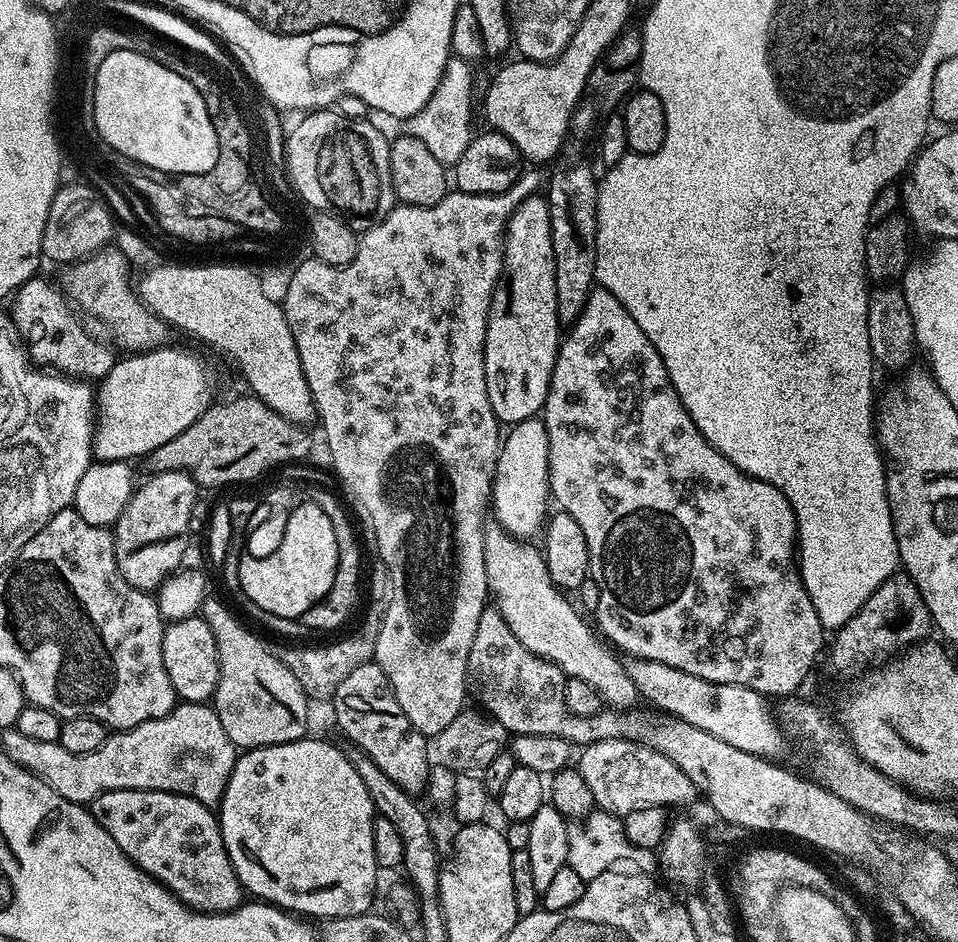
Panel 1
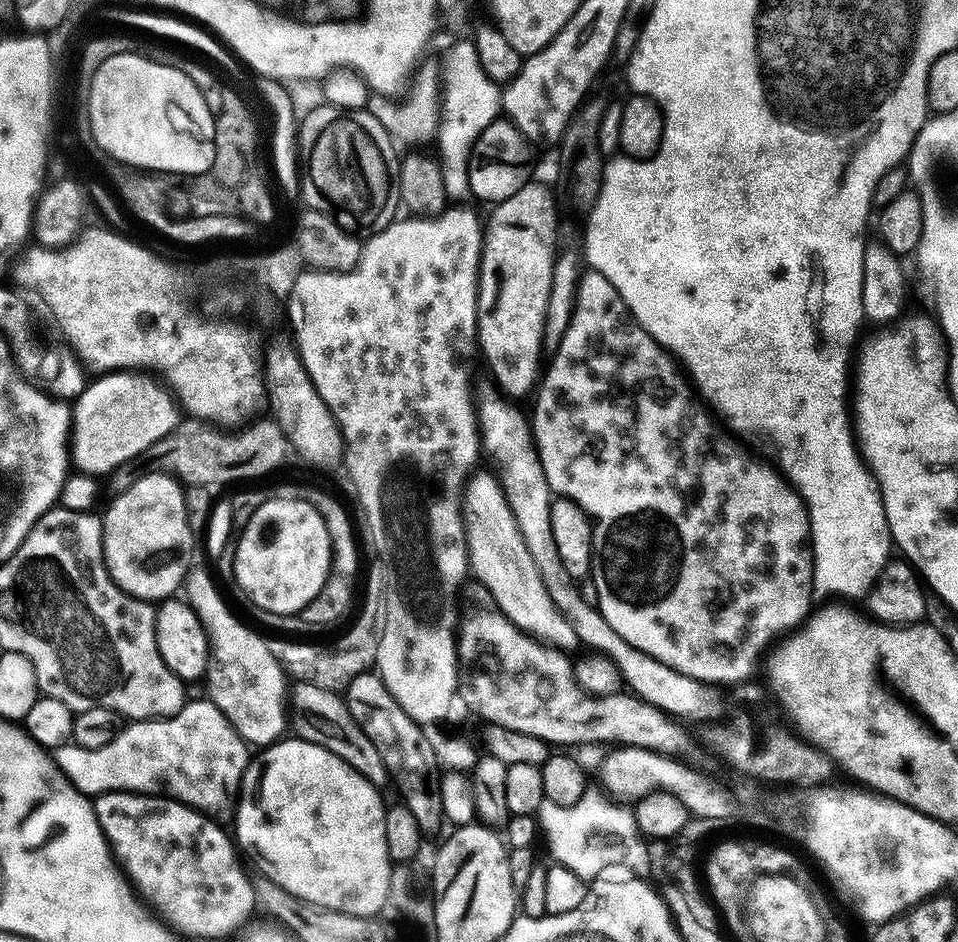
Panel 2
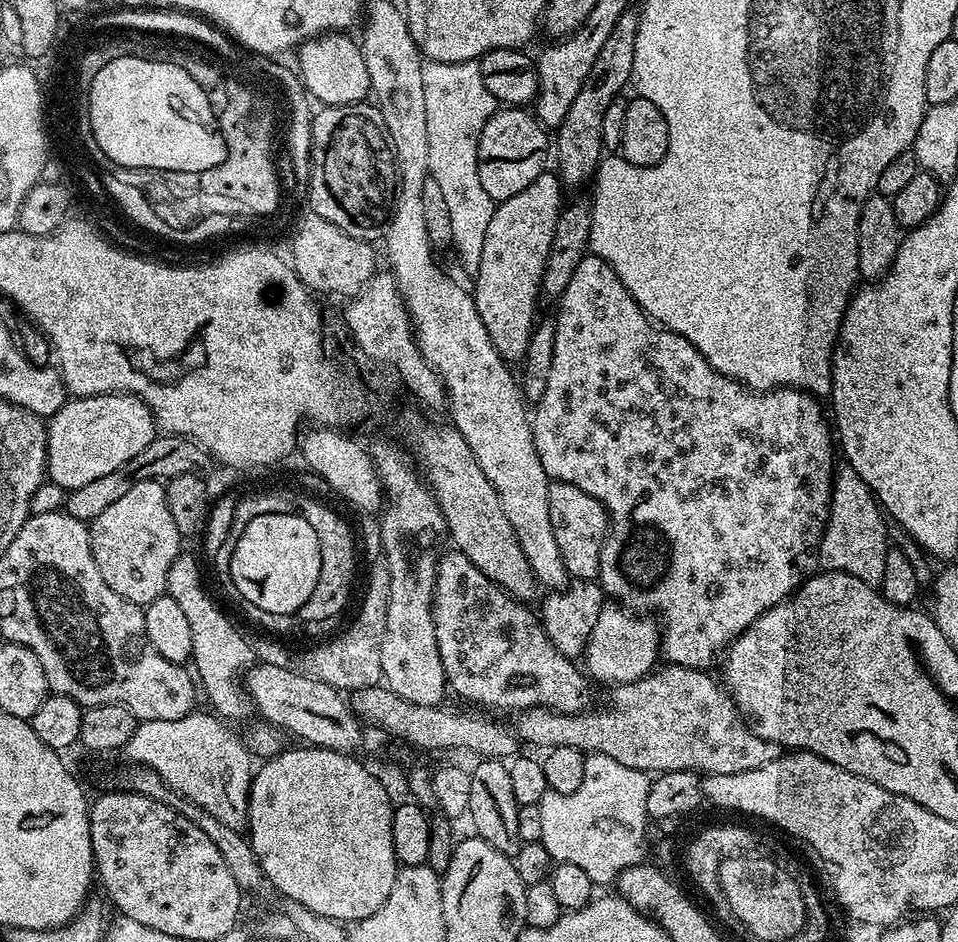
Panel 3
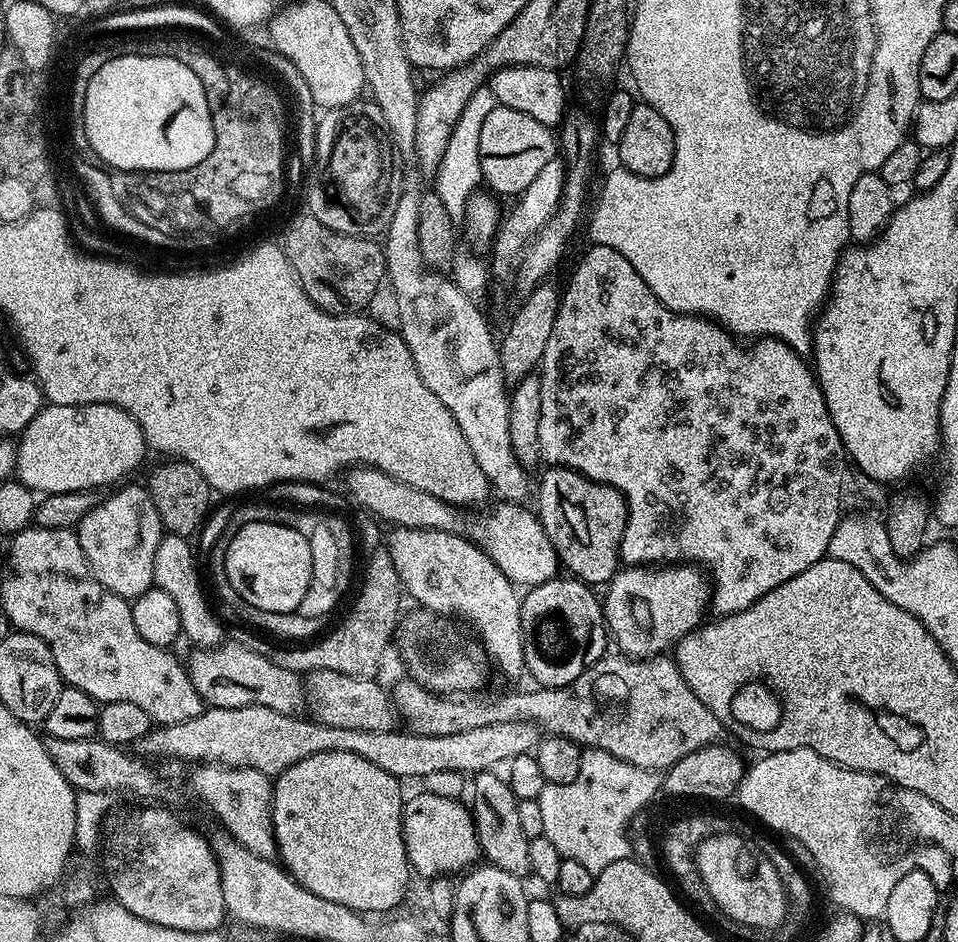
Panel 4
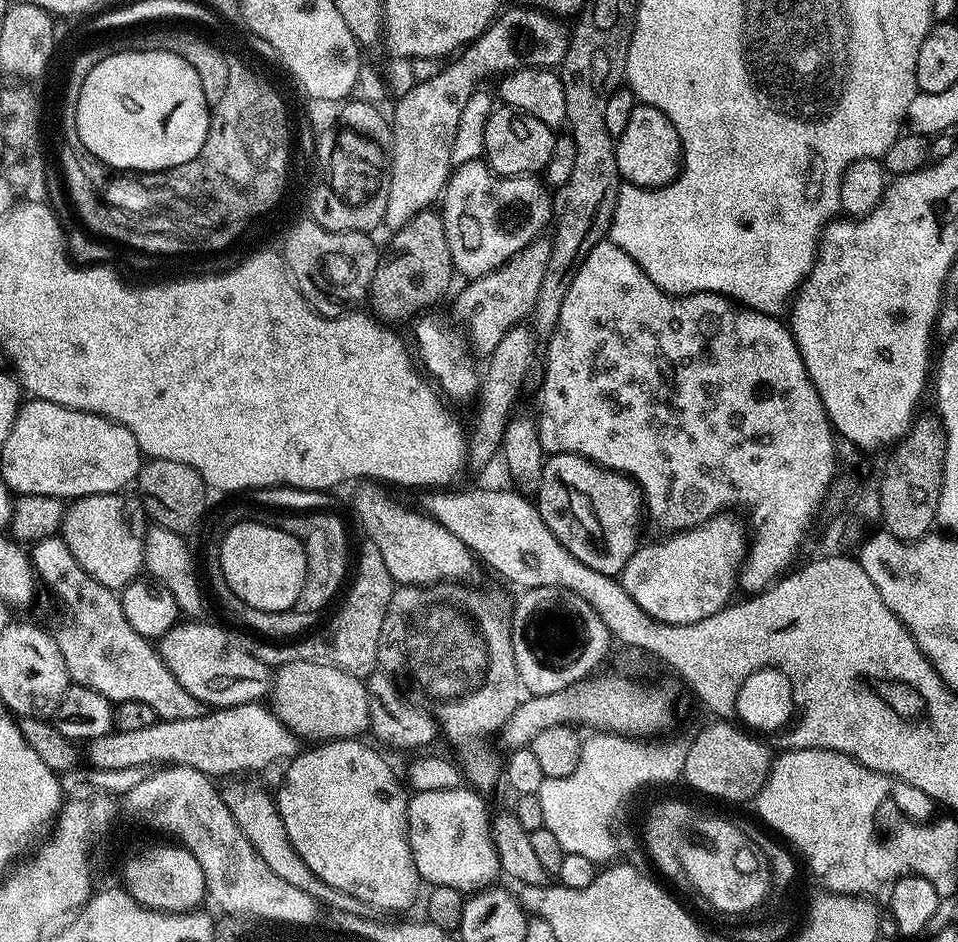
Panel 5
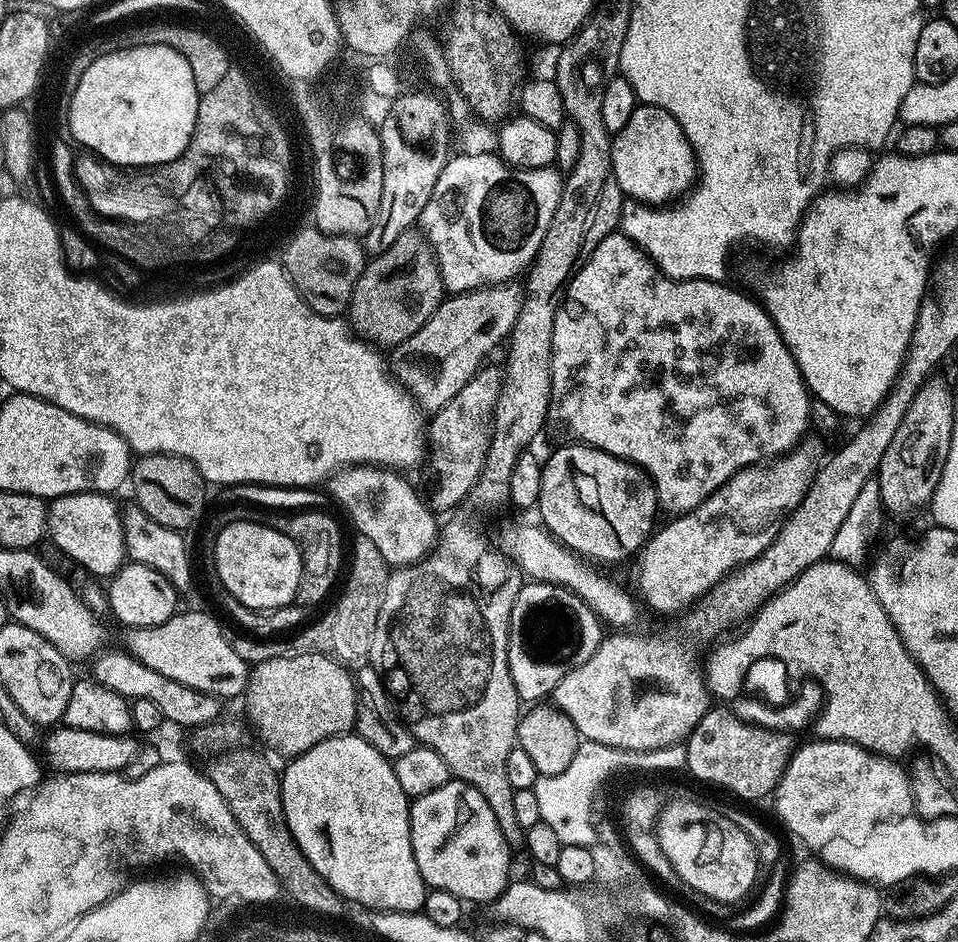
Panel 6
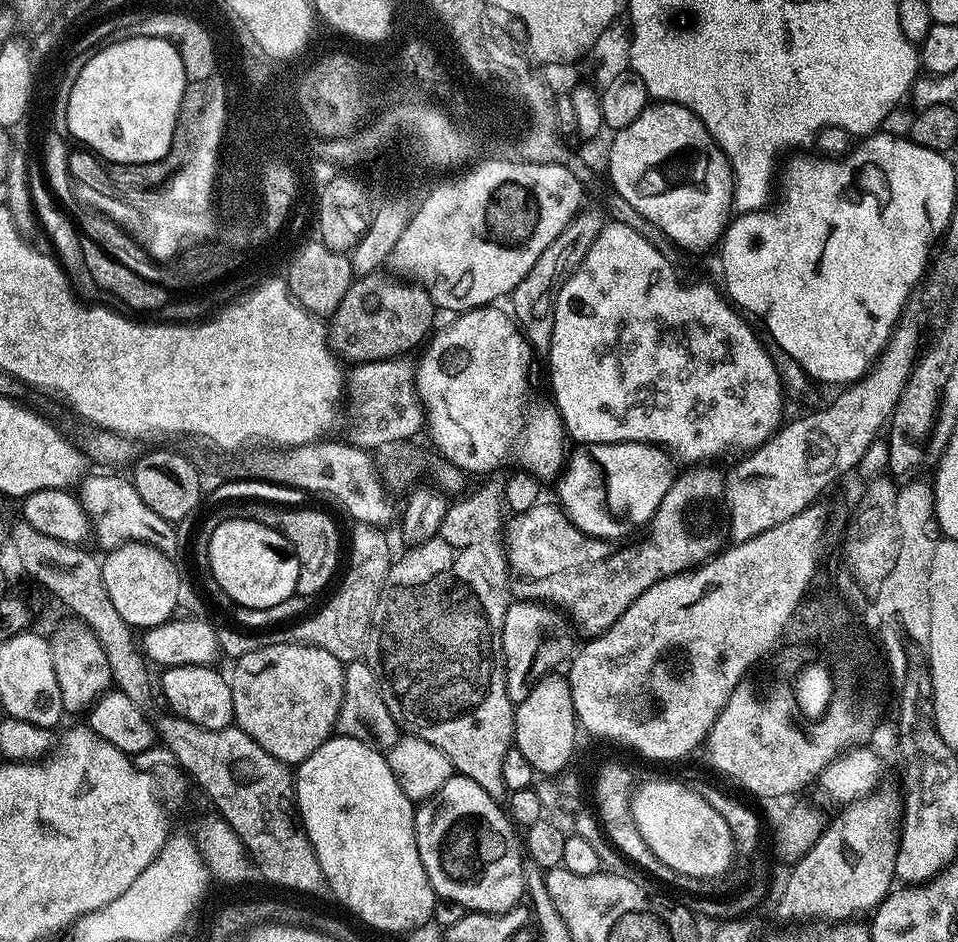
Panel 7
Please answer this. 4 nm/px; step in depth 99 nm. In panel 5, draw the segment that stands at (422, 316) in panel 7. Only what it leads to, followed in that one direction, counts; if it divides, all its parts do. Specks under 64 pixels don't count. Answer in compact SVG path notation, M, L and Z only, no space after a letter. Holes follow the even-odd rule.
M439 211L420 212L391 238L393 240L388 244L388 252L386 248L381 255L378 270L374 270L372 285L368 287L367 303L372 304L371 311L384 322L408 320L423 308L438 303L454 277L450 246Z

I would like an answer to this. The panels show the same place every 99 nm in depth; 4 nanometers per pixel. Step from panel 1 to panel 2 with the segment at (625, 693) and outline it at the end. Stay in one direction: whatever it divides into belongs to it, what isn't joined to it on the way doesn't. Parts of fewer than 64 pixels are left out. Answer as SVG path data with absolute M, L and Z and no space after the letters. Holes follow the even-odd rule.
M473 471L462 493L464 541L468 543L467 563L471 575L473 572L476 575L473 577L490 590L496 607L523 632L561 650L577 647L570 622L566 622L554 602L550 602L550 594L546 594L546 586L542 586L542 574L538 574L538 566L534 566L534 558L530 558L530 550L526 550L526 542L522 542L518 522L514 522L514 514L499 479L489 472Z

